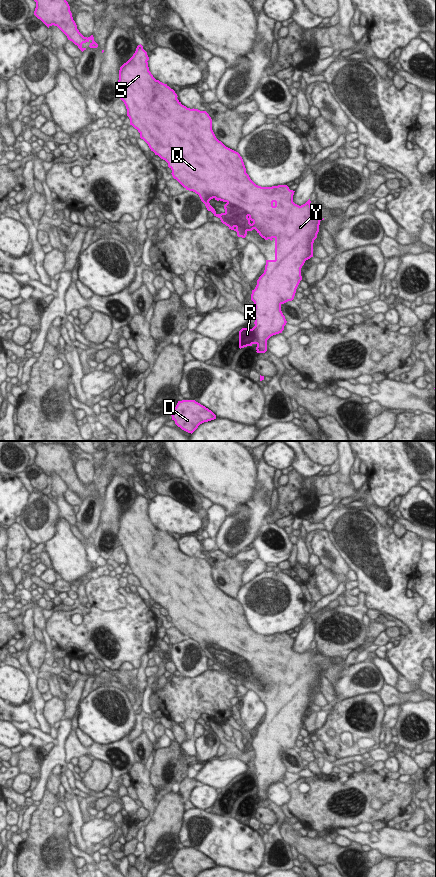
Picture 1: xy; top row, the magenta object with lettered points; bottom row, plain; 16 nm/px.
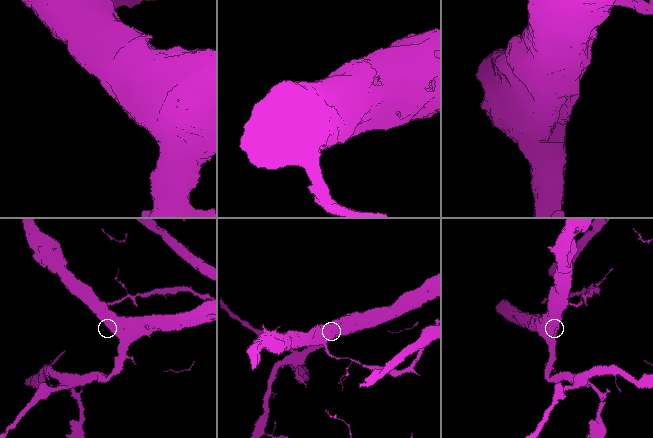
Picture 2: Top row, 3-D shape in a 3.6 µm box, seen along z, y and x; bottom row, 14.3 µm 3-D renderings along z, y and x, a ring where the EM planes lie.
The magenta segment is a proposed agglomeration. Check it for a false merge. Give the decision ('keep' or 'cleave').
keep

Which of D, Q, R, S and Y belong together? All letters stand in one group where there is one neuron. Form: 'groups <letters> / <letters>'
groups D Q R S Y

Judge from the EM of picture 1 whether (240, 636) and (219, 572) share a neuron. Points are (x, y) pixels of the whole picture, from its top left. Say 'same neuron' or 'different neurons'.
different neurons

